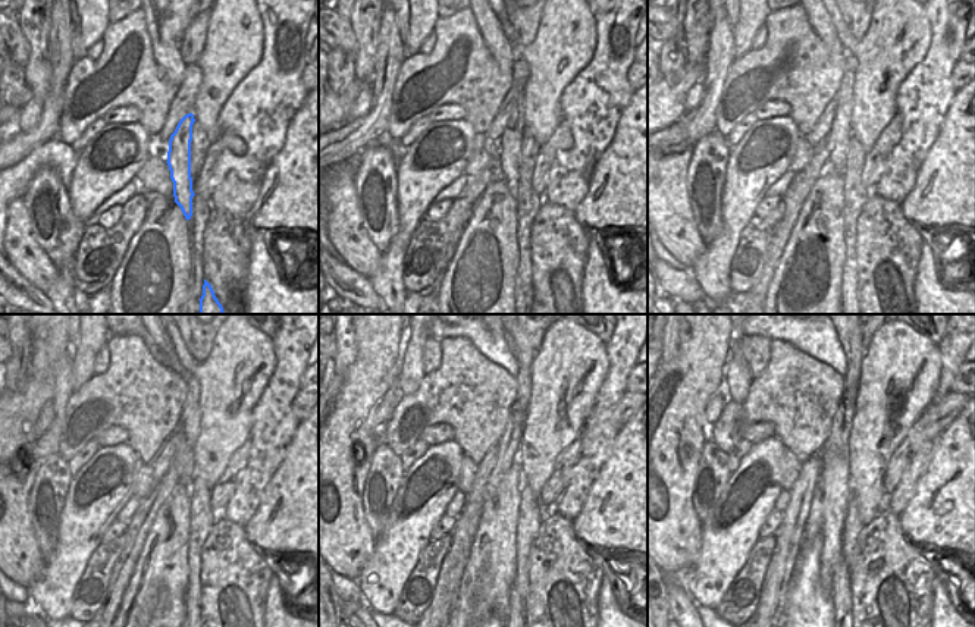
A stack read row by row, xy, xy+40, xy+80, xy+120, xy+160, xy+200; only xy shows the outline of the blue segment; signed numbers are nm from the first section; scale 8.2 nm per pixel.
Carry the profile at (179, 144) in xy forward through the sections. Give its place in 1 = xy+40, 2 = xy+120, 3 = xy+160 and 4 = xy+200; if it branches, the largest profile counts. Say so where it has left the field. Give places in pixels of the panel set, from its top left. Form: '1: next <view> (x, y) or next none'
1: next xy+40 (510, 143)
2: next xy+120 (188, 425)
3: next xy+160 (519, 410)
4: next xy+200 (852, 344)

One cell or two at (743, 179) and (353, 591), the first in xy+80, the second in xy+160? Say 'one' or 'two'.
two

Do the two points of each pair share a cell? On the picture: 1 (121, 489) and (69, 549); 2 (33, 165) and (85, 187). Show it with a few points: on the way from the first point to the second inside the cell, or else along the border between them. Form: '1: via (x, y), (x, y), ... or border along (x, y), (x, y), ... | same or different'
1: via (106, 504), (80, 530), (80, 535) | same
2: border along (77, 153), (77, 165), (68, 191) | different

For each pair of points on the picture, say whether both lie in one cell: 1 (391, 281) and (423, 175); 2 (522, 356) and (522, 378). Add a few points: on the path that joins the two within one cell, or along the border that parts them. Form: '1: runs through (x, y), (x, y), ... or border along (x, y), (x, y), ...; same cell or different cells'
1: runs through (394, 254), (404, 237), (413, 201); same cell
2: runs through (523, 361), (523, 372); same cell

